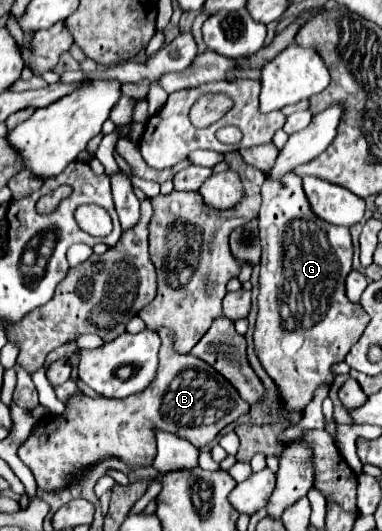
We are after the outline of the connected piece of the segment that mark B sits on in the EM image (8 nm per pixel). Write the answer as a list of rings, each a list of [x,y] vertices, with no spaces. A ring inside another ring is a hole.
[[[160,328],[158,334],[162,334],[160,368],[156,380],[144,392],[134,394],[126,400],[104,400],[104,398],[90,398],[86,394],[74,394],[68,398],[66,410],[62,414],[46,414],[36,422],[32,434],[18,448],[18,458],[32,470],[38,490],[60,492],[68,488],[90,466],[106,458],[118,458],[124,464],[128,464],[132,470],[150,466],[156,456],[156,434],[154,434],[156,430],[172,432],[192,442],[196,448],[202,448],[210,444],[224,426],[228,426],[230,422],[238,420],[248,412],[250,408],[248,402],[240,398],[238,390],[220,372],[216,372],[210,364],[206,364],[204,360],[192,354],[178,354],[172,346],[174,334],[168,328]]]

